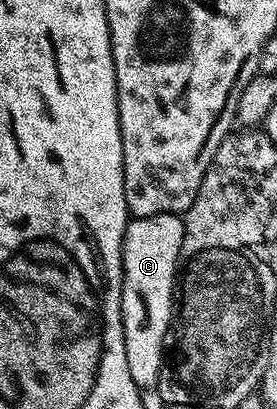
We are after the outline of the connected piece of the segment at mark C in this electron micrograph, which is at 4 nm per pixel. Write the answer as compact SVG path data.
M176 213L133 217L125 226L121 256L121 322L125 332L127 371L131 371L131 379L142 391L156 389L161 374L175 312L177 260L181 258L184 234L184 220Z

